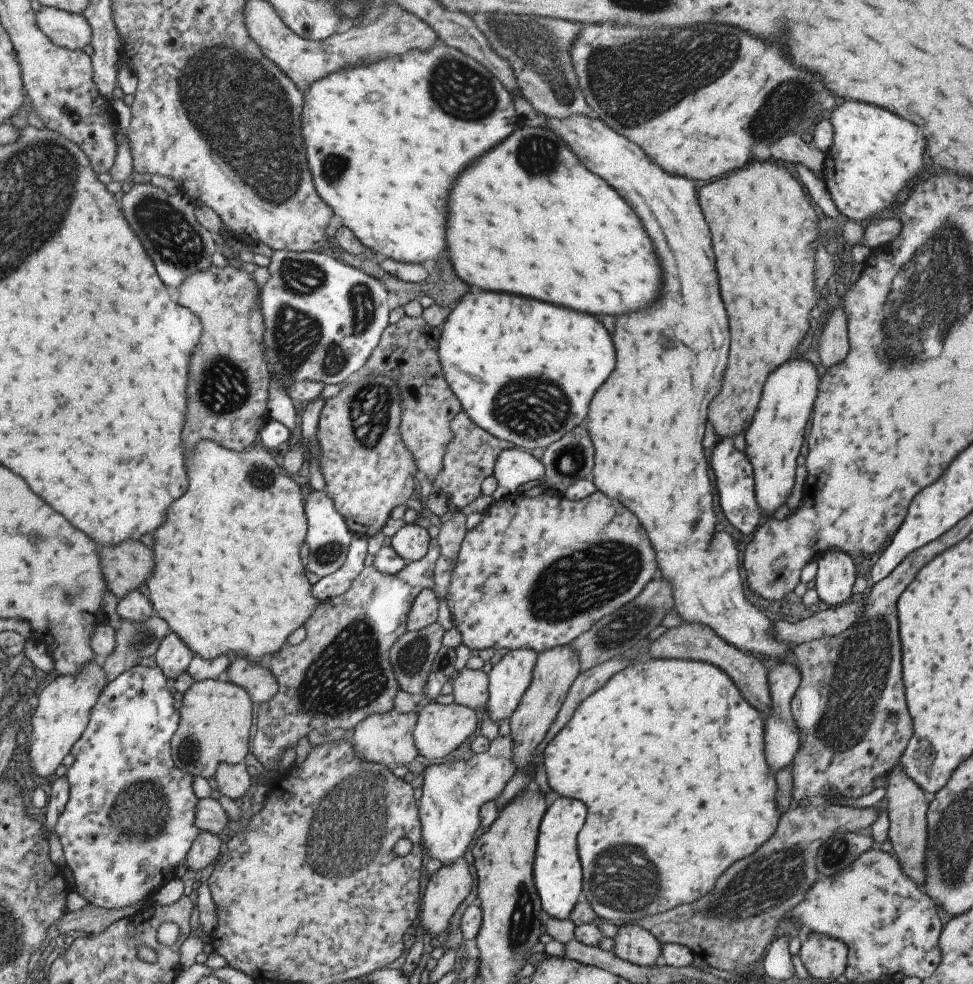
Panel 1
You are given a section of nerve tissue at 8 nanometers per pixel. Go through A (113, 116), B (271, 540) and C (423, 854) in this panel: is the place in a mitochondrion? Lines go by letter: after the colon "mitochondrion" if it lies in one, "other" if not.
A: other
B: other
C: other

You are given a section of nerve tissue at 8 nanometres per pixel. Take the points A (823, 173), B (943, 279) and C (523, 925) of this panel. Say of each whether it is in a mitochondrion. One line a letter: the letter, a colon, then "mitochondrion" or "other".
A: other
B: mitochondrion
C: mitochondrion

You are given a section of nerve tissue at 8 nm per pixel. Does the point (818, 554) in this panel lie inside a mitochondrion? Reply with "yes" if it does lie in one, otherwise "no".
no

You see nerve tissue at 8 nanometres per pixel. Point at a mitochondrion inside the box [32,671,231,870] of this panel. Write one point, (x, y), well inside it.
(141, 814)

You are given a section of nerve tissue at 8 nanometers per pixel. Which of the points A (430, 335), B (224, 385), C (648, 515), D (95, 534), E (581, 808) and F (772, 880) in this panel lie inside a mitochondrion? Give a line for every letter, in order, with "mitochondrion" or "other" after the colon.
A: other
B: mitochondrion
C: other
D: other
E: other
F: mitochondrion

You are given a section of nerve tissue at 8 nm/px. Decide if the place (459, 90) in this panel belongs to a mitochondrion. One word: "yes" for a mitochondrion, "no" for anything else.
yes

